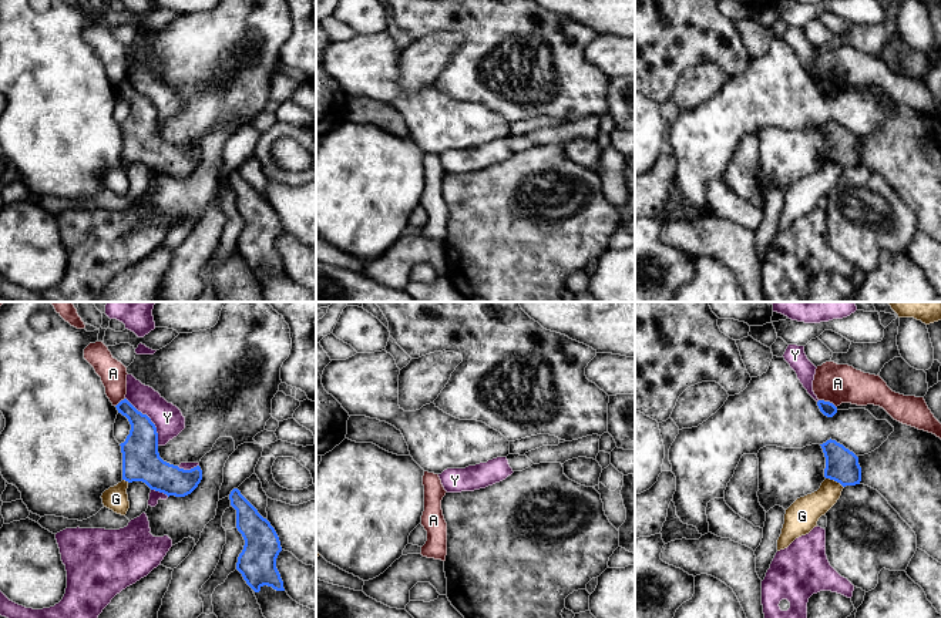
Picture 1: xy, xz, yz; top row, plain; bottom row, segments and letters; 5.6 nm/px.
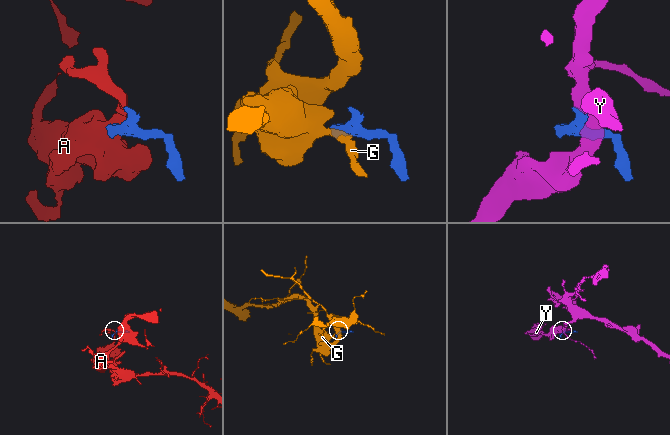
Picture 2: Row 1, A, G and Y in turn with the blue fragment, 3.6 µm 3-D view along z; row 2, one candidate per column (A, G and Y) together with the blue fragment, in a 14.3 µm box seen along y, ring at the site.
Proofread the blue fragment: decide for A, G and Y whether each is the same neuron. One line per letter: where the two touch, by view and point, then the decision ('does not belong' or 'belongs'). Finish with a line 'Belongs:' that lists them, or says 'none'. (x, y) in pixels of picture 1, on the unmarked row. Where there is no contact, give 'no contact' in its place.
A: yz (827, 83) | does not belong
G: yz (834, 161) | does not belong
Y: xy (150, 101) | does not belong
Belongs: none

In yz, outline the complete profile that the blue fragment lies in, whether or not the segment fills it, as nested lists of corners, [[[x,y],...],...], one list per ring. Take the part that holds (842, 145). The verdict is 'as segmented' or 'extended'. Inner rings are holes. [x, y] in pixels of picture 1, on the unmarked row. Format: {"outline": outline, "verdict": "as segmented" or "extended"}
{"outline": [[[836,121],[820,125],[826,138],[824,158],[840,164],[843,168],[861,162],[858,138]]], "verdict": "as segmented"}

